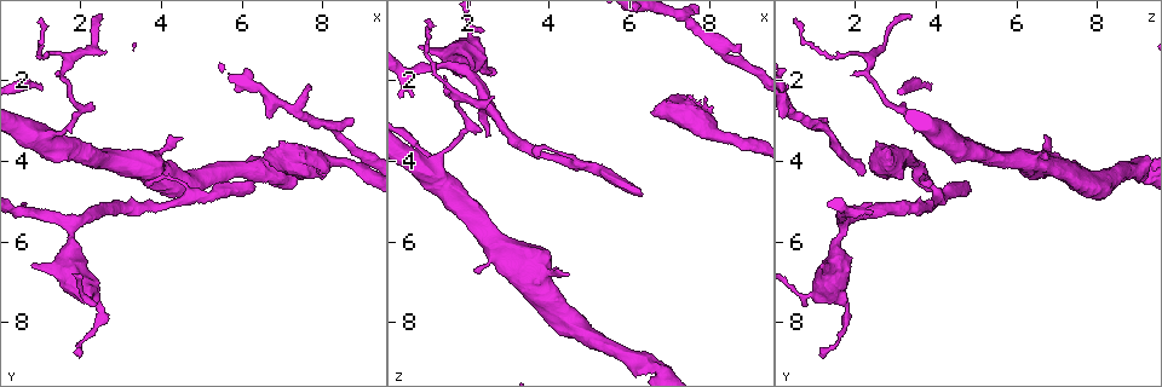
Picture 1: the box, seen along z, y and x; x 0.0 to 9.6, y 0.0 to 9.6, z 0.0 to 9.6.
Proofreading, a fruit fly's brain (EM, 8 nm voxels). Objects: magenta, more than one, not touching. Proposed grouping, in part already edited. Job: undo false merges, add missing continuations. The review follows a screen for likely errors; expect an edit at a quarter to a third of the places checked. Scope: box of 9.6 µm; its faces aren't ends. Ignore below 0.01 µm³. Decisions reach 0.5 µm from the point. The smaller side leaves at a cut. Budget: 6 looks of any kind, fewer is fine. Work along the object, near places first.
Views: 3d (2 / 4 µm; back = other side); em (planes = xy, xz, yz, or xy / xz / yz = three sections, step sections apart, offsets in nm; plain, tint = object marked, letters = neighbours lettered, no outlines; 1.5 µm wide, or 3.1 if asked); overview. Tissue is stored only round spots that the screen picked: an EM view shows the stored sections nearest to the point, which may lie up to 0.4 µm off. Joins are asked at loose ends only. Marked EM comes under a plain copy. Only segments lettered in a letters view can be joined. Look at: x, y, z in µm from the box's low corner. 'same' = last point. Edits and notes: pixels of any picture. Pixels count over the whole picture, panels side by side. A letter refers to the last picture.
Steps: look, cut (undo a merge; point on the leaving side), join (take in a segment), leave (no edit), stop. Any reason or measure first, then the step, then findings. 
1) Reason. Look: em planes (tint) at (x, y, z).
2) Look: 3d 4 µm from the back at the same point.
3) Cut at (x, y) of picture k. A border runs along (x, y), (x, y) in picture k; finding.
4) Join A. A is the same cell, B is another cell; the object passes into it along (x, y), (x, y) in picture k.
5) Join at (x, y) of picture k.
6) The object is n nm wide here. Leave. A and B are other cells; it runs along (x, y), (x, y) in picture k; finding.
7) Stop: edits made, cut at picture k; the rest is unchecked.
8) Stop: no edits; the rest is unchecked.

Free end. Look: 3d 2 µm at (2.60, 1.25, 2.30).

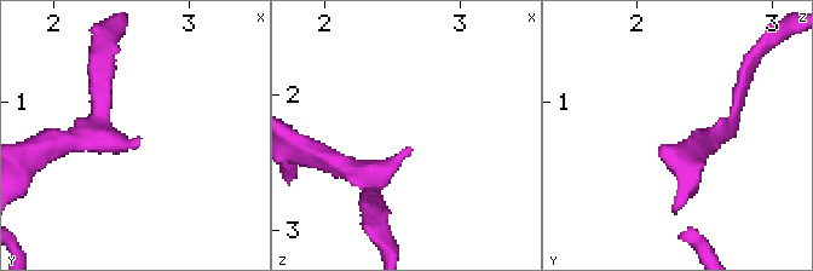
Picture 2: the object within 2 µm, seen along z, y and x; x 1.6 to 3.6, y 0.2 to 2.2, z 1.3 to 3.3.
Look: em planes (letters) at (2.60, 1.26, 2.38).

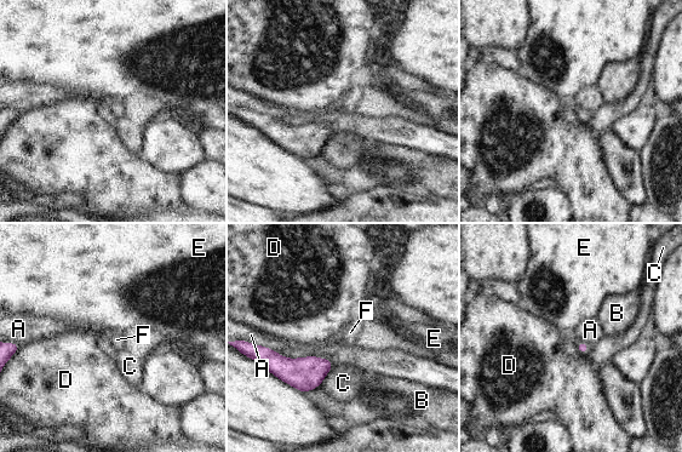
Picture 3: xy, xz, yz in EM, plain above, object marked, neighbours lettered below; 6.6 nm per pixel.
Join F. F is the same cell, A, B, C, D and E are other cells; the object passes into it along (583, 348), (582, 342), (571, 337) in picture 3; it goes on there.

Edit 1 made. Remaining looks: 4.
An open end. Look: em planes (tint) at (6.60, 3.75, 2.80).

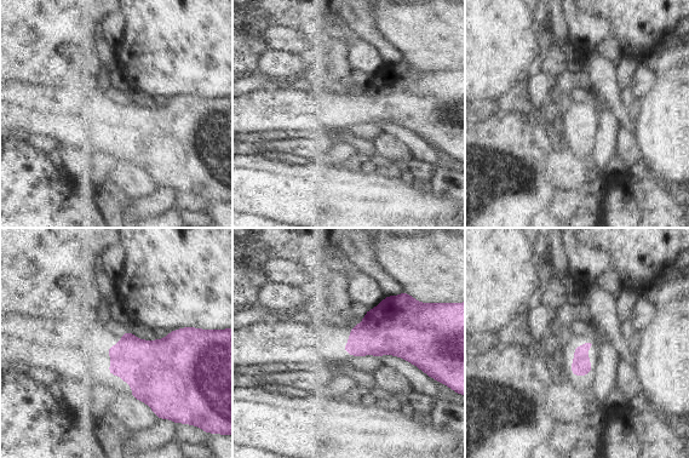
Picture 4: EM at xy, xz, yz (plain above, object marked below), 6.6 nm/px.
What lies round it. Look: em planes (letters) at the same point.

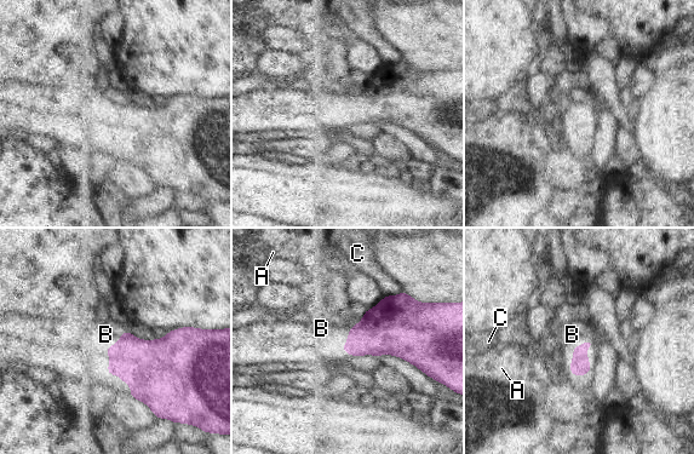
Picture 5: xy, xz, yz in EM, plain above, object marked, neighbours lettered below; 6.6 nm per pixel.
Join B. B is the same cell, A and C are other cells; the object passes into it along (149, 358), (116, 343), (105, 334) in picture 5; the neuron continues.

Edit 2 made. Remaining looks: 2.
Stop: edits made, join at picture 3, join at picture 5; the rest is unchecked.

